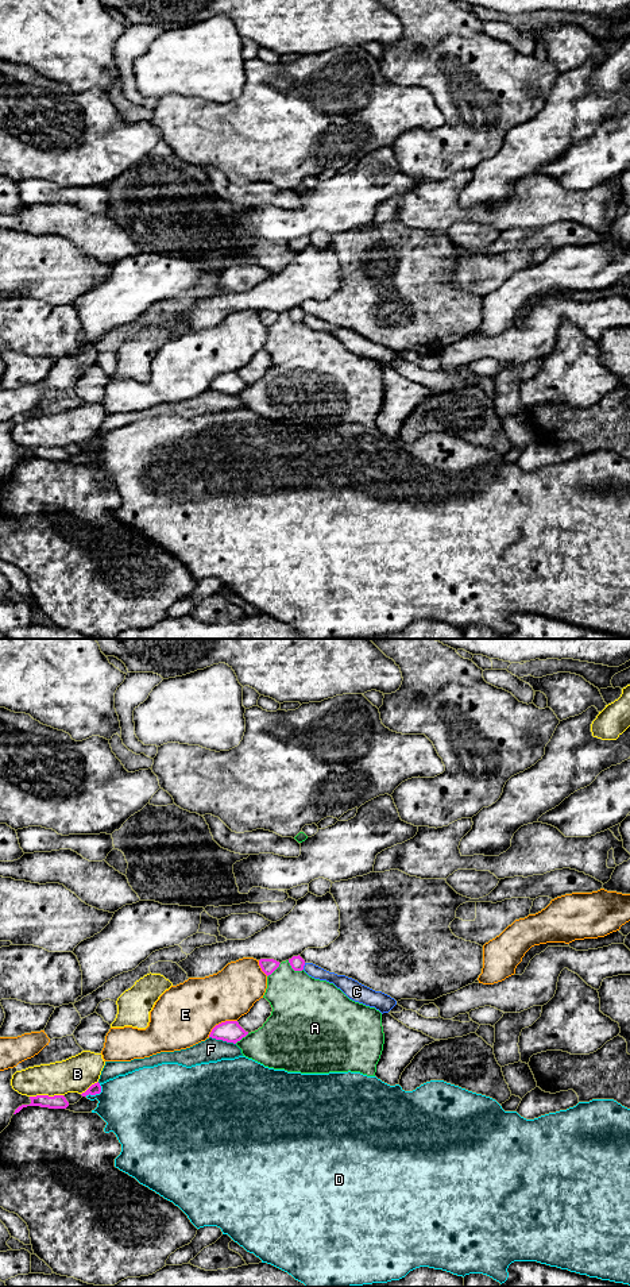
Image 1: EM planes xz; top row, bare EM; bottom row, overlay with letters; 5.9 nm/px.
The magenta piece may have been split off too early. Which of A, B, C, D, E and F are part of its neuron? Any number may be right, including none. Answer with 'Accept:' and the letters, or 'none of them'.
Accept: none of them

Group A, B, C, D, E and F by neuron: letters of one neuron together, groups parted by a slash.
A / B / C / D / E / F

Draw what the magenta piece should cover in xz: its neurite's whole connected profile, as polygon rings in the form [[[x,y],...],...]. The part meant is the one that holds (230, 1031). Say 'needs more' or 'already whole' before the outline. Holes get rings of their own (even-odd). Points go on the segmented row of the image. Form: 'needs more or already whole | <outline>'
already whole | [[[225,1021],[216,1025],[209,1037],[236,1044],[247,1034],[248,1032],[246,1032],[237,1021]]]

